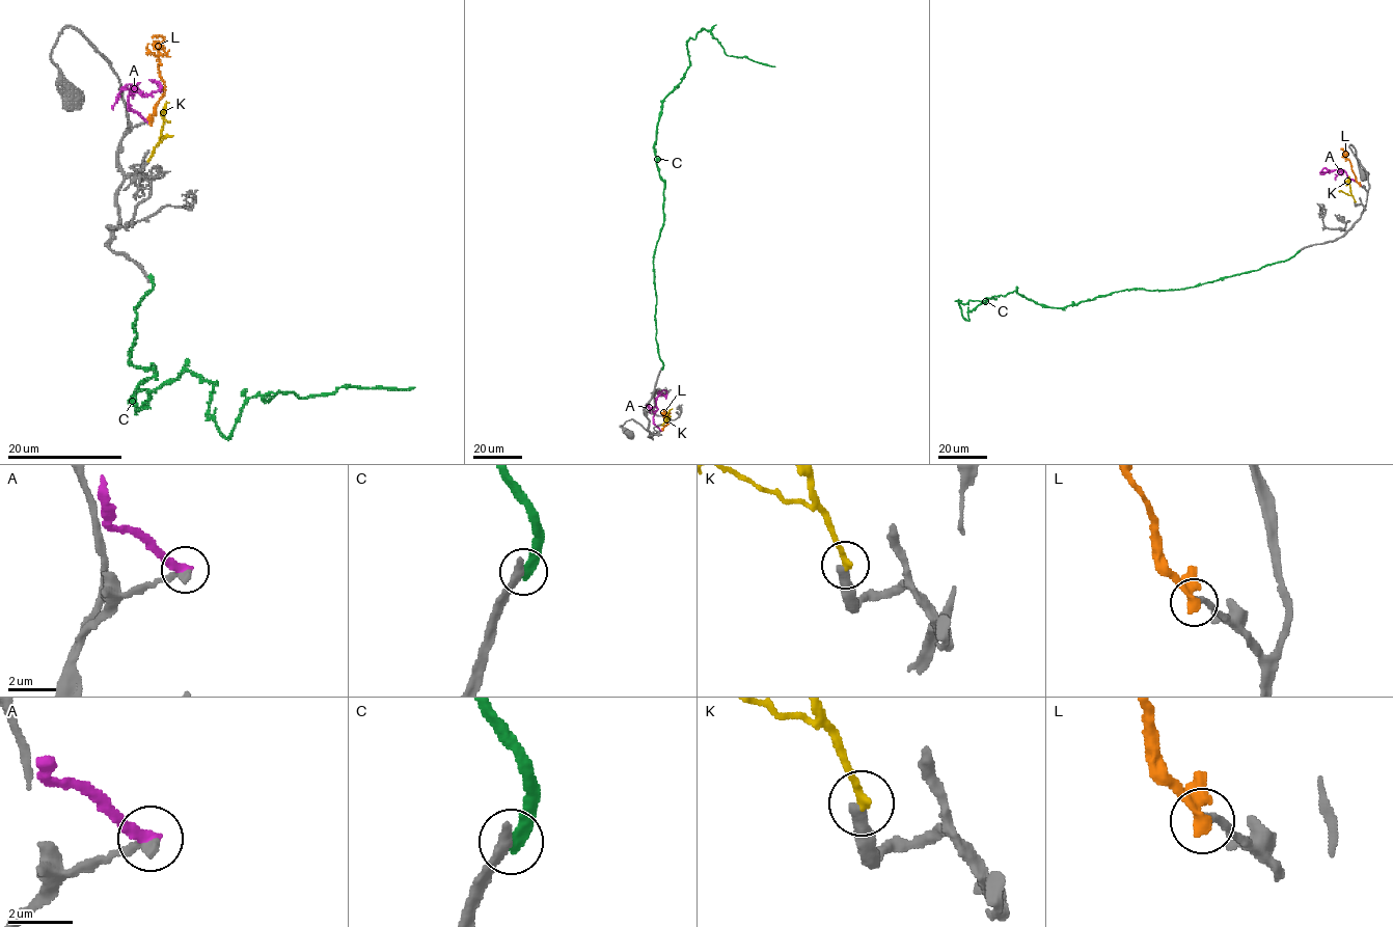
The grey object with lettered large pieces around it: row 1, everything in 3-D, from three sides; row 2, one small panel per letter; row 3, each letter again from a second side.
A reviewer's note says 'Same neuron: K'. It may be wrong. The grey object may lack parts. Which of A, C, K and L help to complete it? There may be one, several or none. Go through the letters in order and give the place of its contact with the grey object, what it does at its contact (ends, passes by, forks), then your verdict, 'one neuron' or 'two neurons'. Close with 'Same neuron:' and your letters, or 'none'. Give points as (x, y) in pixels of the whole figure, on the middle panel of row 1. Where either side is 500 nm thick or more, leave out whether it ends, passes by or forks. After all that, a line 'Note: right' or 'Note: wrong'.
A: contact (661, 430); it ends; two neurons
C: contact (661, 369); it ends; two neurons
K: contact (661, 425); it ends; two neurons
L: contact (661, 430); it passes by; two neurons
Same neuron: none
Note: wrong

